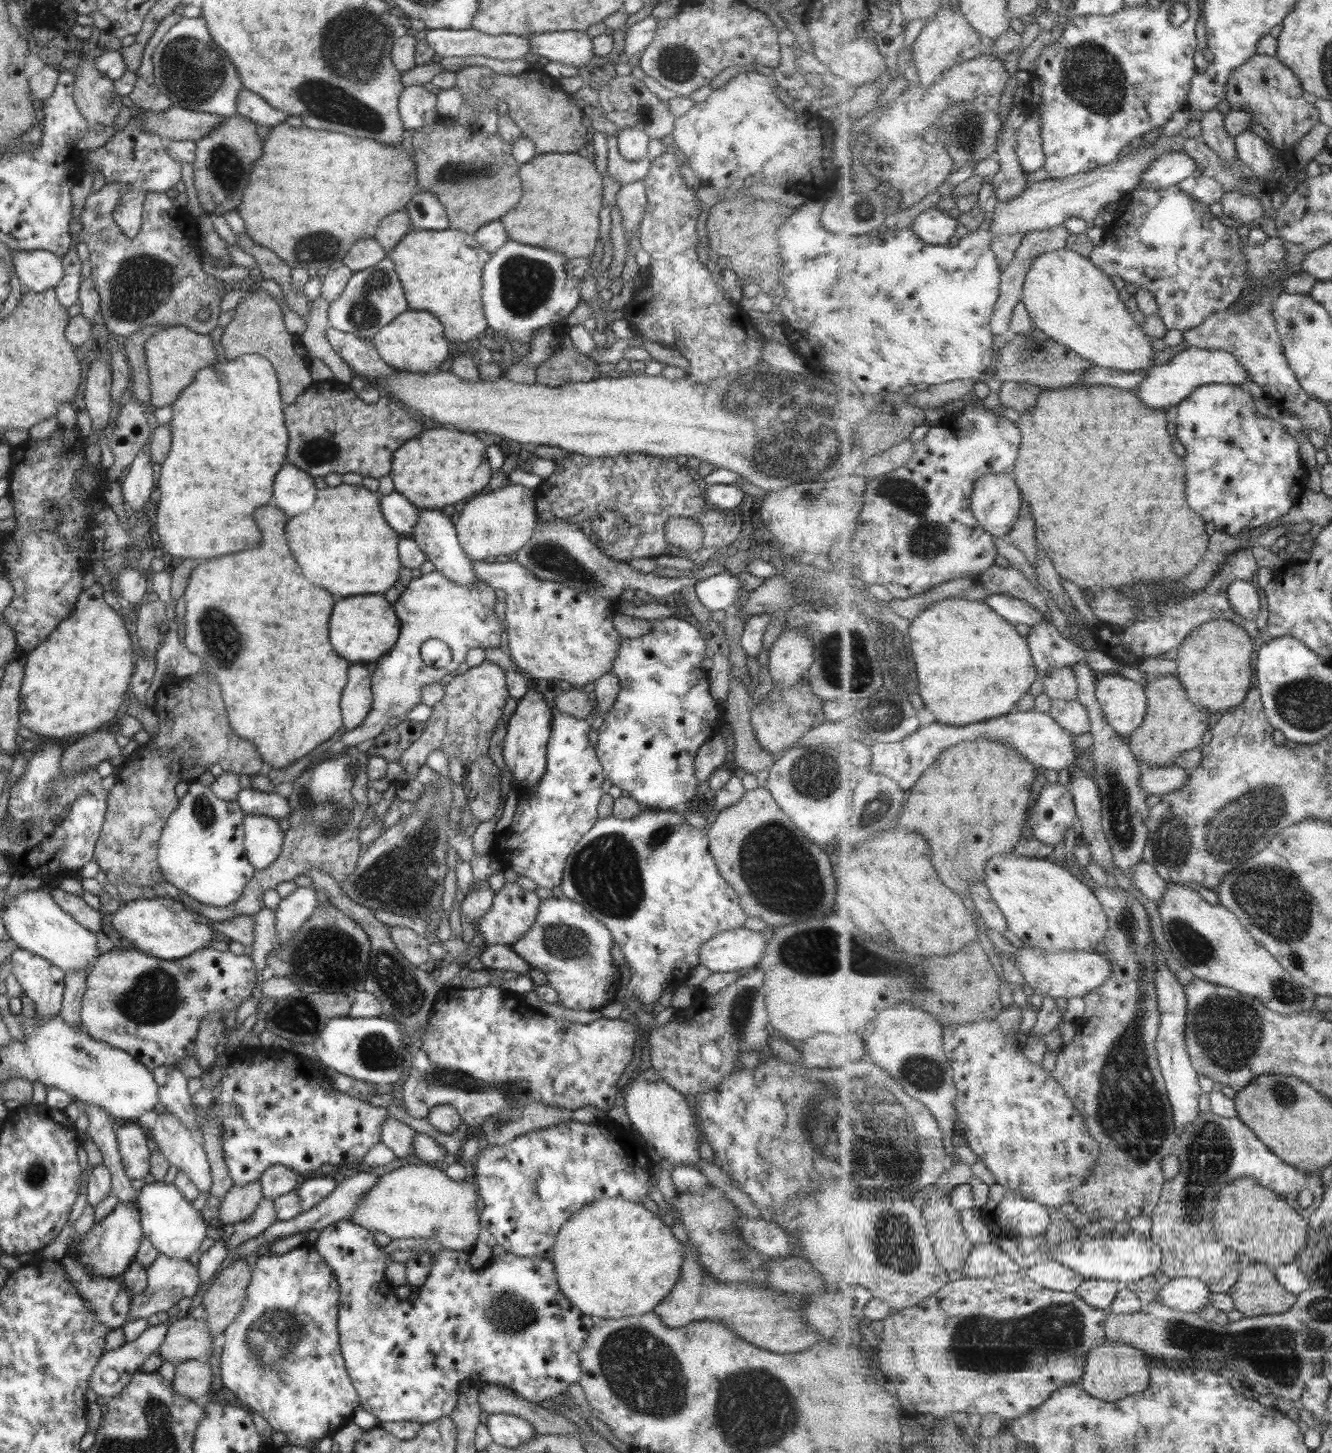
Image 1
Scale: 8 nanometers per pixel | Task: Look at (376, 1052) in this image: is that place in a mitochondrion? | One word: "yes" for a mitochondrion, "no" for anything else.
yes

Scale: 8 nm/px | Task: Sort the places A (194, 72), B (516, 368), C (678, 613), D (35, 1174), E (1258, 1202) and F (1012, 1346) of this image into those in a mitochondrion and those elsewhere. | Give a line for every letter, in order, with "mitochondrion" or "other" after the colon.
A: mitochondrion
B: other
C: other
D: mitochondrion
E: other
F: mitochondrion

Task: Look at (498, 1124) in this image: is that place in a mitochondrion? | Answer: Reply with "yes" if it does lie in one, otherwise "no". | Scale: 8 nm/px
yes

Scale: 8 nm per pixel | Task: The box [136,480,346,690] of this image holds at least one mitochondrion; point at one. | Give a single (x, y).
(222, 640)

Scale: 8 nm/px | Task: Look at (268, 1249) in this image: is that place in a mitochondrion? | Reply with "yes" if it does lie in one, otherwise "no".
no

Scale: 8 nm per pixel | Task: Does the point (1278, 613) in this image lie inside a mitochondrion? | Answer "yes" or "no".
no

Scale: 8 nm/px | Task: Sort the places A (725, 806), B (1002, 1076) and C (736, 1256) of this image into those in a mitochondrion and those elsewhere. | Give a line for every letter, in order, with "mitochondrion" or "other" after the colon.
A: other
B: other
C: mitochondrion

